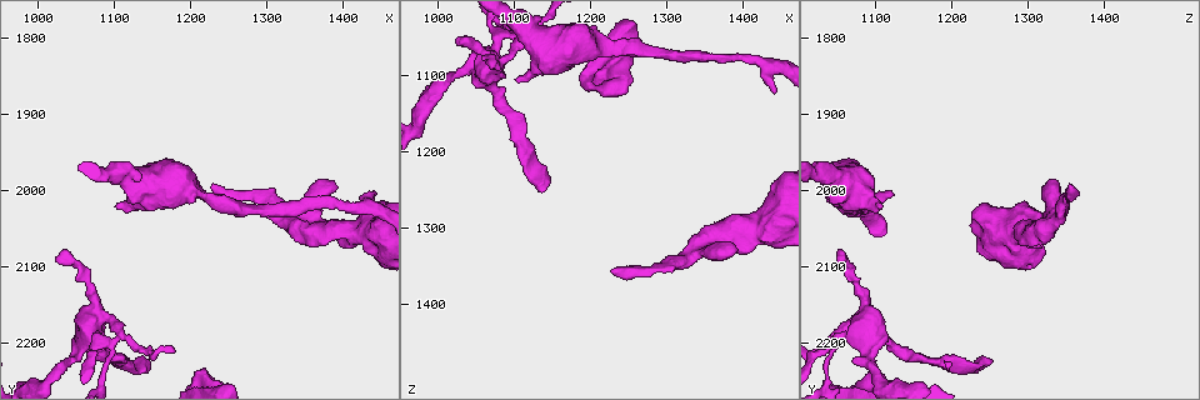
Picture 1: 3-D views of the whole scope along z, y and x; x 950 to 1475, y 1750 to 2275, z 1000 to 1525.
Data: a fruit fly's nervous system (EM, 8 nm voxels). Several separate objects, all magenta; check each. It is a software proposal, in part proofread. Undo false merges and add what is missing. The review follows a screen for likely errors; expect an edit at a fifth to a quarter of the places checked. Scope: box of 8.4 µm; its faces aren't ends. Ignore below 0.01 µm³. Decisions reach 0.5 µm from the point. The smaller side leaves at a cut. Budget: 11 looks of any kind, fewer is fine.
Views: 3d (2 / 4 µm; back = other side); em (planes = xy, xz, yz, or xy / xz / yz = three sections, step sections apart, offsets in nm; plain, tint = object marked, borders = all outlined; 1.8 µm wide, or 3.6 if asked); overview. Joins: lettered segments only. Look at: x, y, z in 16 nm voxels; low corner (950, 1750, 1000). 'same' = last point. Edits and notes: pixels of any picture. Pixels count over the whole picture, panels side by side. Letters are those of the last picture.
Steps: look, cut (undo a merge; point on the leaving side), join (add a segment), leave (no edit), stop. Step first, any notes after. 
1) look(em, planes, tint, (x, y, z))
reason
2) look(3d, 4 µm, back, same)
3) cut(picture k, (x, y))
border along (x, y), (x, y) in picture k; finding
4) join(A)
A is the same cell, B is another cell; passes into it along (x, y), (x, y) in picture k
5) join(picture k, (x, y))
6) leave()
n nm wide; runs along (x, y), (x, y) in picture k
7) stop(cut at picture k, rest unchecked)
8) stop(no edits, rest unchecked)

look(3d, 4 µm, (1135, 2220, 1250))
branch stops here

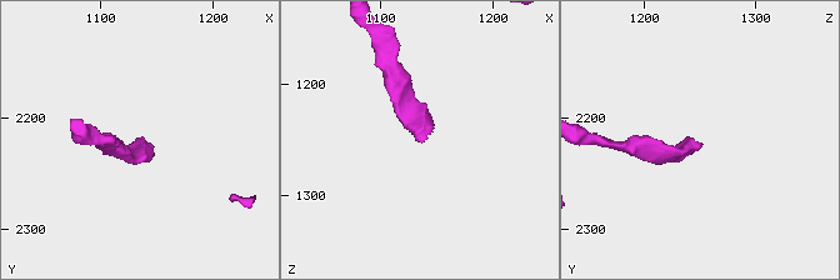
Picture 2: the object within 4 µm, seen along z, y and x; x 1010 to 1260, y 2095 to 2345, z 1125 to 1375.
look(em, planes, borders, (1136, 2222, 1252))
shape alone is not enough

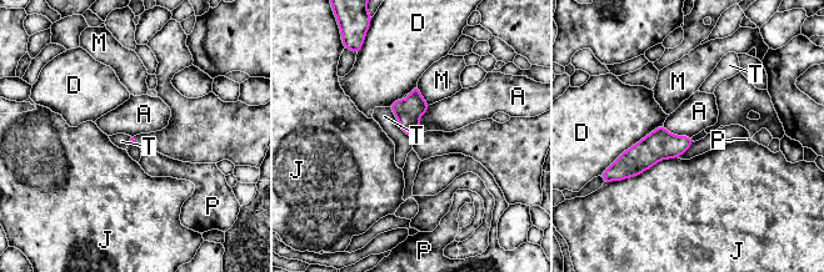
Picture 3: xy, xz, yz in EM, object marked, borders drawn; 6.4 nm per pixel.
leave()
D touches over 440 nm; A, D, J, M, P and T are other cells; none of them fits

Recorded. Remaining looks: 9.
look(3d, 4 µm, (1370, 2045, 1320))
two arms in line, one across

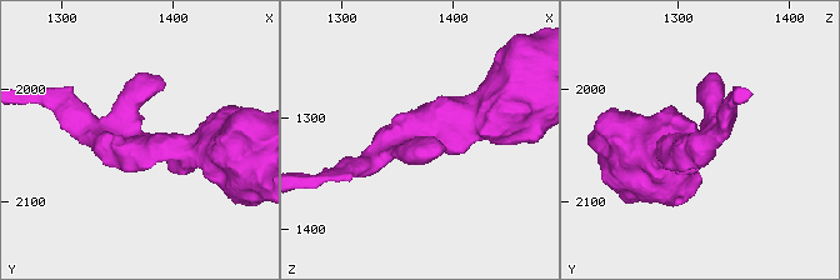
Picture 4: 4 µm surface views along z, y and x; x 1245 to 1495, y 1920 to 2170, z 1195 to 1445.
look(em, planes, plain, same)
3 arms; arms of 260, 320, 460 nm; shape alone is not enough

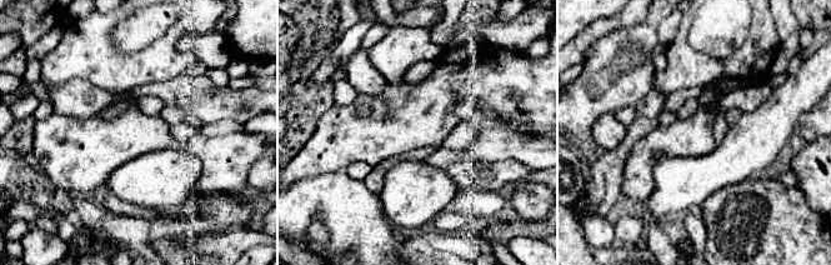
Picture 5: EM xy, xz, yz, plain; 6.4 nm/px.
look(em, planes, borders, same)
see the neighbours

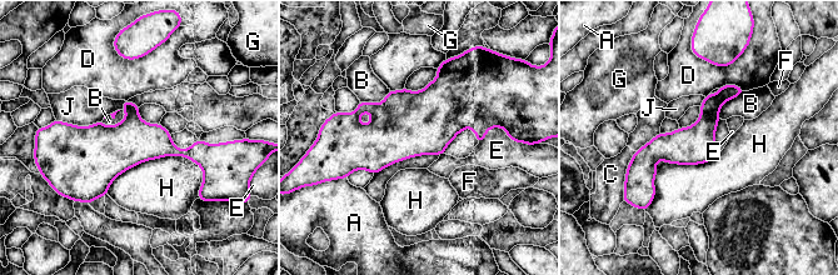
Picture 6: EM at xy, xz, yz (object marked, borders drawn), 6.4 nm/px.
leave()
260 nm wide; A, B, C, D, E, F, G, H and J are other cells; continuous, no second neuron

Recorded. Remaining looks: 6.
look(3d, 2 µm, (1230, 1990, 1355))
free end

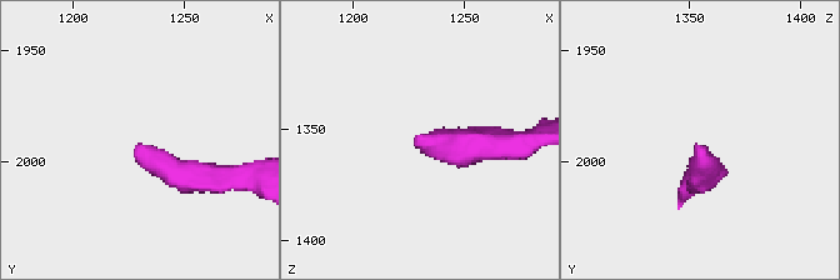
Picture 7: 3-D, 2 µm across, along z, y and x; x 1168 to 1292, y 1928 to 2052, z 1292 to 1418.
look(em, xz, step 4, borders, (1231, 1992, 1355))

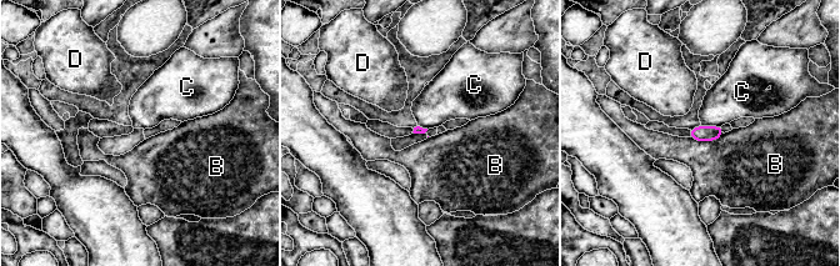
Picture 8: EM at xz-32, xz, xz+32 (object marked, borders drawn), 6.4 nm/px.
leave()
B, C and D are other cells; border along (701, 124), (720, 126) in picture 8; none of them fits

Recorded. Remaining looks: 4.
look(3d, 2 µm, back, (1105, 2025, 1110))
an open end

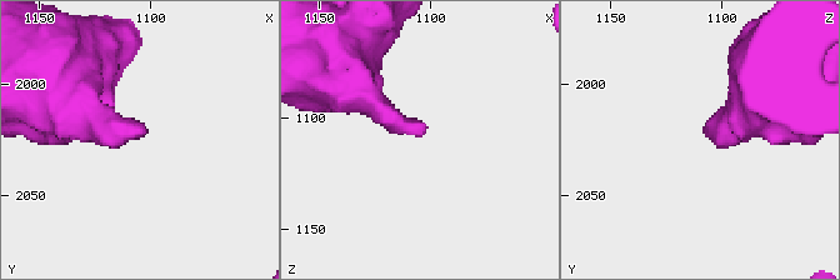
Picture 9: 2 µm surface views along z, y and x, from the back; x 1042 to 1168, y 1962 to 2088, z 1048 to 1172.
look(em, planes, borders, (1104, 2021, 1106))
need the tissue

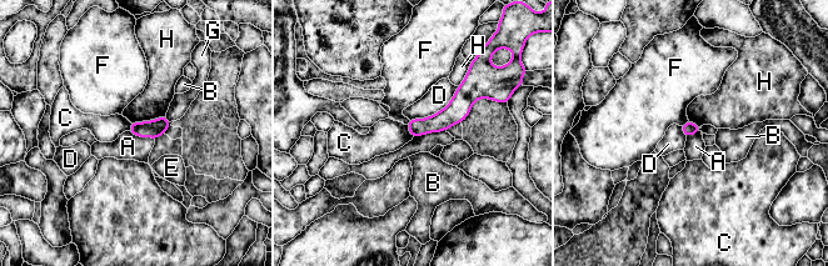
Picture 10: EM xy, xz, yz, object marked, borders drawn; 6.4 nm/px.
leave()
A, B, C, D, E, F, G and H are other cells; border along (129, 130), (138, 136), (154, 140) in picture 10; none of them fits

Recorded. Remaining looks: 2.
stop(no edits, rest unchecked)

